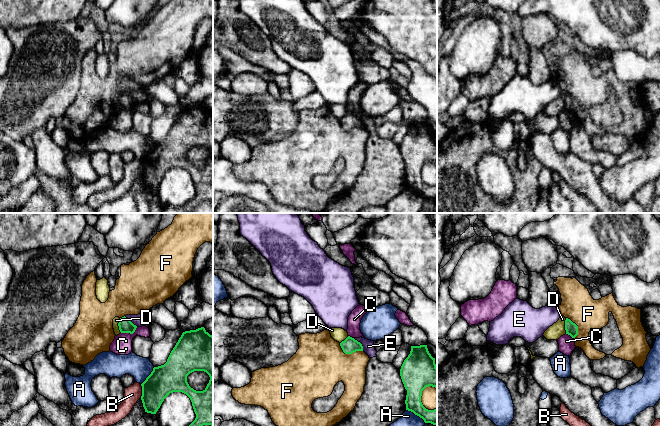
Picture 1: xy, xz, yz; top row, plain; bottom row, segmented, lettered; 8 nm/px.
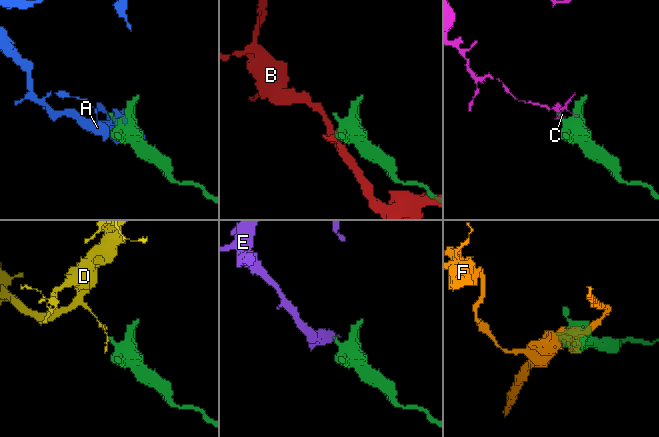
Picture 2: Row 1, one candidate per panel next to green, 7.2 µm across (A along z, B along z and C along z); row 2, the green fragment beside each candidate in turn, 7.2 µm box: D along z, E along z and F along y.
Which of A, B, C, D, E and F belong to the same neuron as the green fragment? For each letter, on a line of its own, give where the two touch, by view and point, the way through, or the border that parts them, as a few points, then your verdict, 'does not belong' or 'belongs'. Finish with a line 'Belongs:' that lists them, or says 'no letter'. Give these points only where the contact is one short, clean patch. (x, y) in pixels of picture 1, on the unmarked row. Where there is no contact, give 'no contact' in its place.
A: contact xz (416, 190); does not belong
B: contact xy (142, 167); does not belong
C: contact xy (129, 108); does not belong
D: contact yz (565, 102); border yz (566, 94), (565, 109); does not belong
E: contact xz (360, 119); border xz (353, 114), (361, 120), (363, 126); does not belong
F: contact xz (349, 129); does not belong
Belongs: no letter

